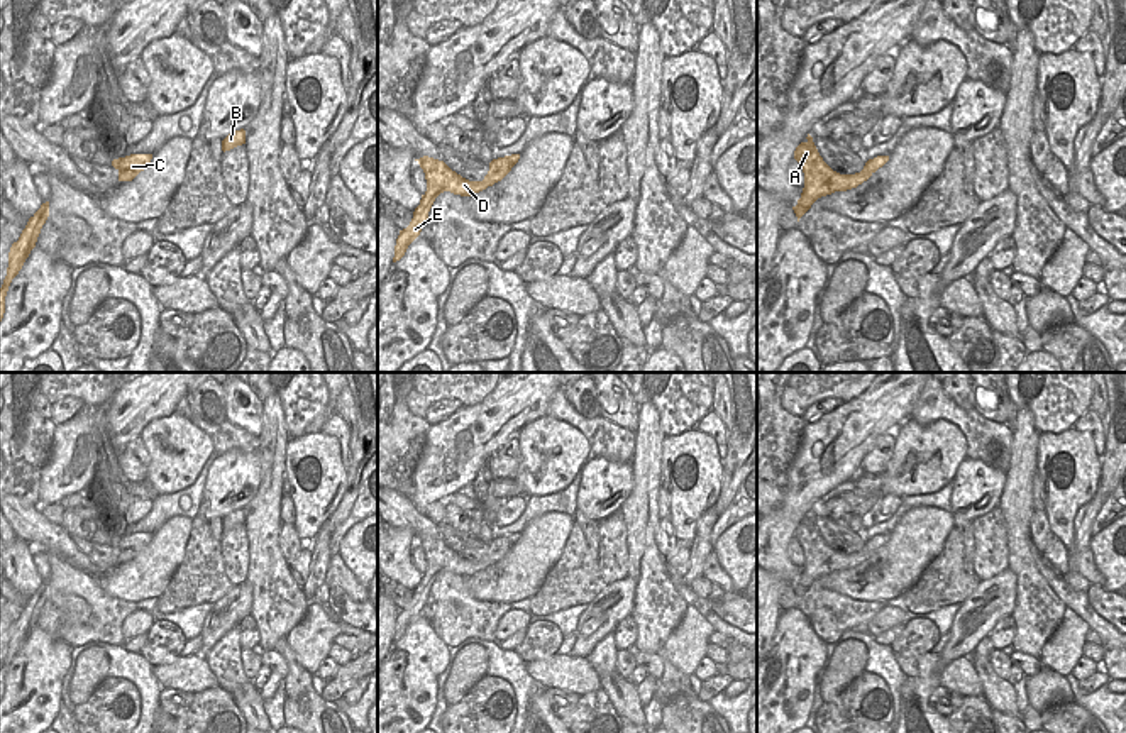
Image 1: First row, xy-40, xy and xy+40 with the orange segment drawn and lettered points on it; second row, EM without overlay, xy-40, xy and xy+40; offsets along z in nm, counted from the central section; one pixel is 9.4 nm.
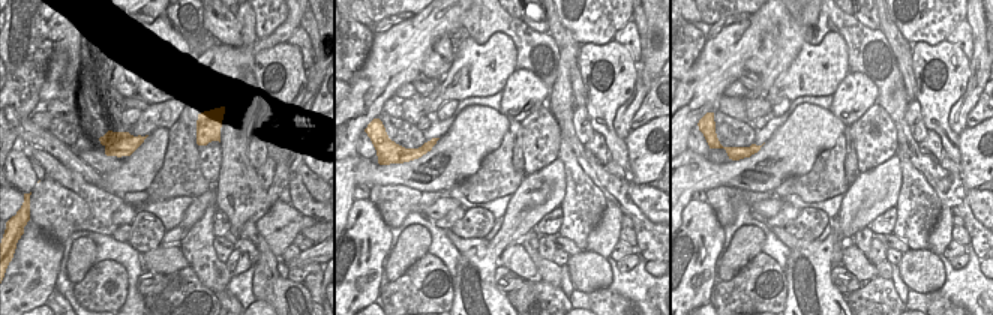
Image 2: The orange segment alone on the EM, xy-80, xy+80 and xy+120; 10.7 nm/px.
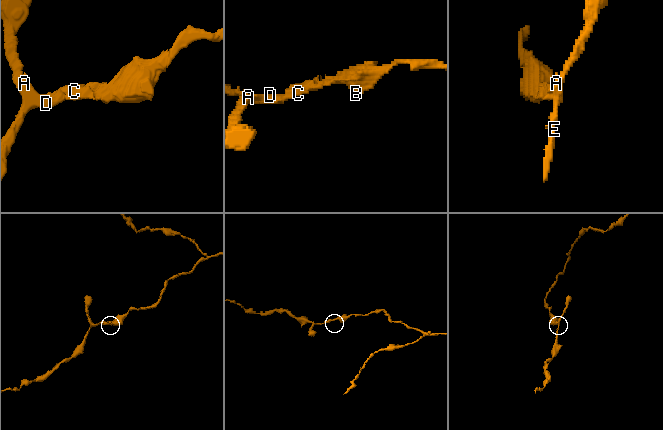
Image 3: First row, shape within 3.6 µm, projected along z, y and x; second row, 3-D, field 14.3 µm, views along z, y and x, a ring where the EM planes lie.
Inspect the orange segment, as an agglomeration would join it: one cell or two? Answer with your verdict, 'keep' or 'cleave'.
keep

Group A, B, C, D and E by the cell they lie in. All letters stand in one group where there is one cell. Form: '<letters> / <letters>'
A B C D E

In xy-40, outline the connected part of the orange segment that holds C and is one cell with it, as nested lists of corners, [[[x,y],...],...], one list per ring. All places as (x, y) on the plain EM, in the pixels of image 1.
[[[130,533],[112,540],[119,550],[119,560],[132,560],[141,550],[151,543],[152,533]]]

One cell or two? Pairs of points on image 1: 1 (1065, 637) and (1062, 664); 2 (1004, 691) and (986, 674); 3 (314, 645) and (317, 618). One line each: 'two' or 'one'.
1: one
2: one
3: one

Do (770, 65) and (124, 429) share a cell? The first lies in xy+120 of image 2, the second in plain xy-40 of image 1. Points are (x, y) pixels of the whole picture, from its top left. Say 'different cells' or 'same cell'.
different cells

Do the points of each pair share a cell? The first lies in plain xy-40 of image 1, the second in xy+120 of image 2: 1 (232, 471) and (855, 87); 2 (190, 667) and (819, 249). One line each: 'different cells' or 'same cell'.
1: same cell
2: different cells

